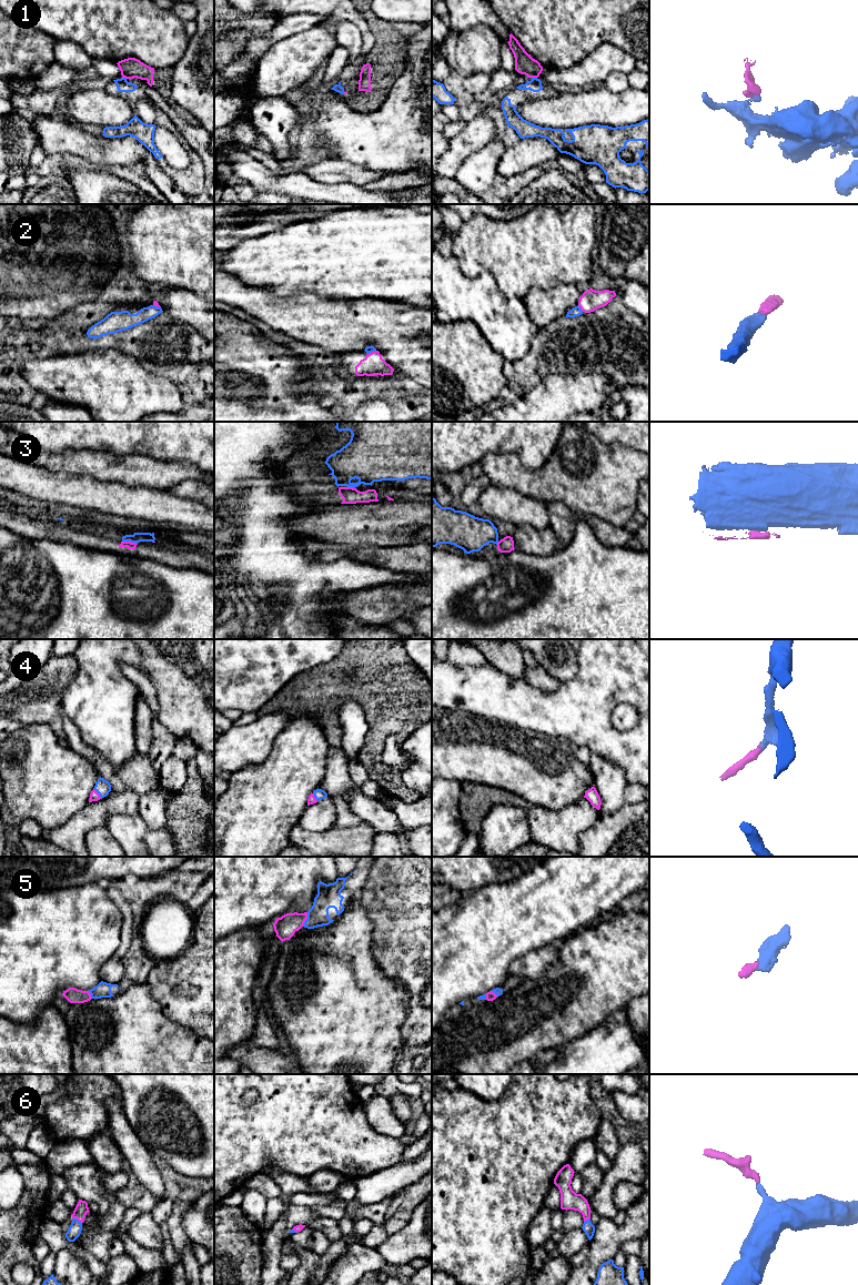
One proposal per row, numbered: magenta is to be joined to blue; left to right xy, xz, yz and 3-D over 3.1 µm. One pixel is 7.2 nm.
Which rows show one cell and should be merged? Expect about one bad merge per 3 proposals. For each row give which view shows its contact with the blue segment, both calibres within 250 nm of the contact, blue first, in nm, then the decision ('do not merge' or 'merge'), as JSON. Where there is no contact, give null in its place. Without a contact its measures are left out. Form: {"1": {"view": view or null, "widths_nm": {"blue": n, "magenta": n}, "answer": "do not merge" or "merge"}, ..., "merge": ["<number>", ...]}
{"1": {"view": "yz", "widths_nm": {"blue": 100, "magenta": 140}, "answer": "do not merge"}, "2": {"view": "yz", "widths_nm": {"blue": 70, "magenta": 150}, "answer": "merge"}, "3": {"view": "xy", "widths_nm": {"blue": 80, "magenta": 50}, "answer": "do not merge"}, "4": {"view": "xy", "widths_nm": {"blue": 110, "magenta": 70}, "answer": "merge"}, "5": {"view": "xz", "widths_nm": {"blue": 180, "magenta": 160}, "answer": "merge"}, "6": {"view": "xy", "widths_nm": {"blue": 90, "magenta": 90}, "answer": "merge"}, "merge": ["2", "4", "5", "6"]}

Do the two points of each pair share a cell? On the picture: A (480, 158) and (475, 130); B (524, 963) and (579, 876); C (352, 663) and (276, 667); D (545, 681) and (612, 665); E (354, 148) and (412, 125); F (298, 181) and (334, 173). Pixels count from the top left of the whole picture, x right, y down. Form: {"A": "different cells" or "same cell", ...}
{"A": "different cells", "B": "different cells", "C": "different cells", "D": "different cells", "E": "same cell", "F": "different cells"}

